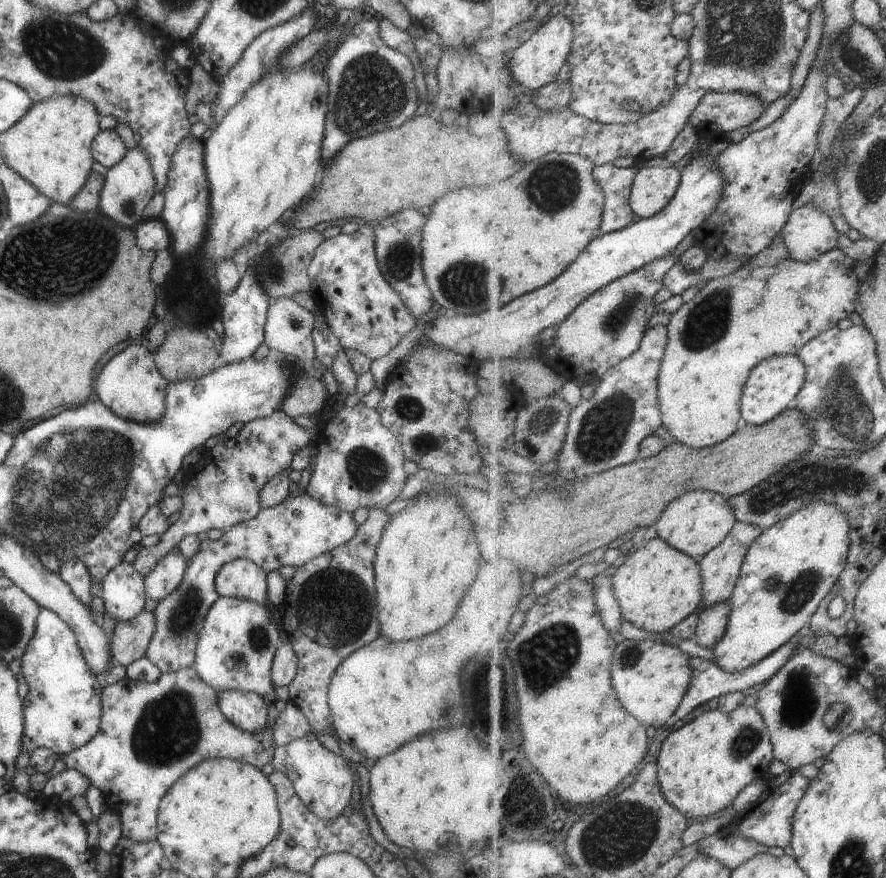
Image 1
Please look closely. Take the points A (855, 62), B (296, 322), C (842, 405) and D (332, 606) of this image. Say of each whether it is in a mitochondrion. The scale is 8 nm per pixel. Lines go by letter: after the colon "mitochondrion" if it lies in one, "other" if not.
A: mitochondrion
B: mitochondrion
C: mitochondrion
D: mitochondrion

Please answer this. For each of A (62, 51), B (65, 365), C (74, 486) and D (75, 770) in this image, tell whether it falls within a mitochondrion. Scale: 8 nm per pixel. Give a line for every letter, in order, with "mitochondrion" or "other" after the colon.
A: mitochondrion
B: other
C: mitochondrion
D: other

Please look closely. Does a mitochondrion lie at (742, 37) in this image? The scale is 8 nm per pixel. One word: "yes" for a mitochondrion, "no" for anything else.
yes

